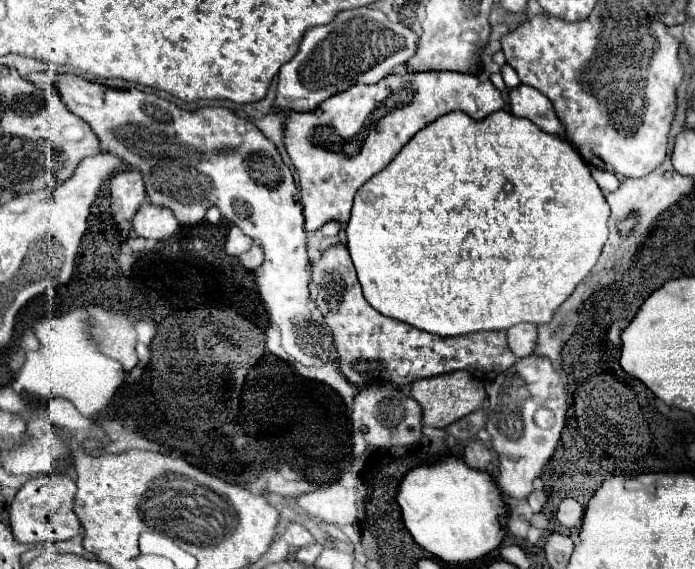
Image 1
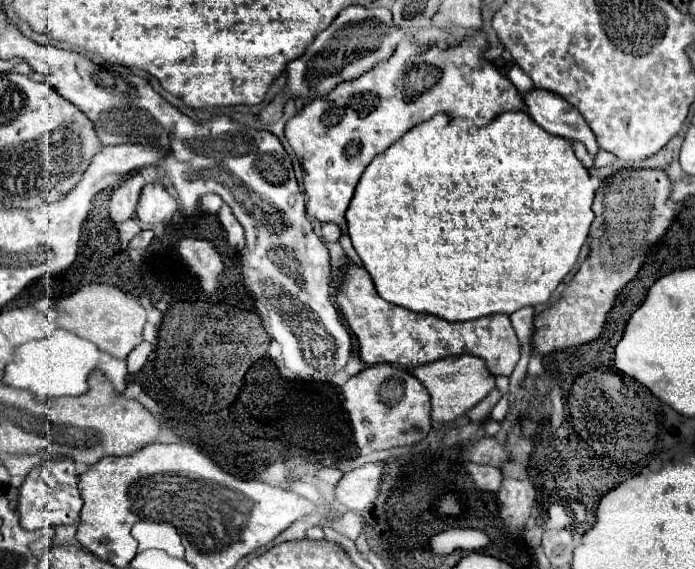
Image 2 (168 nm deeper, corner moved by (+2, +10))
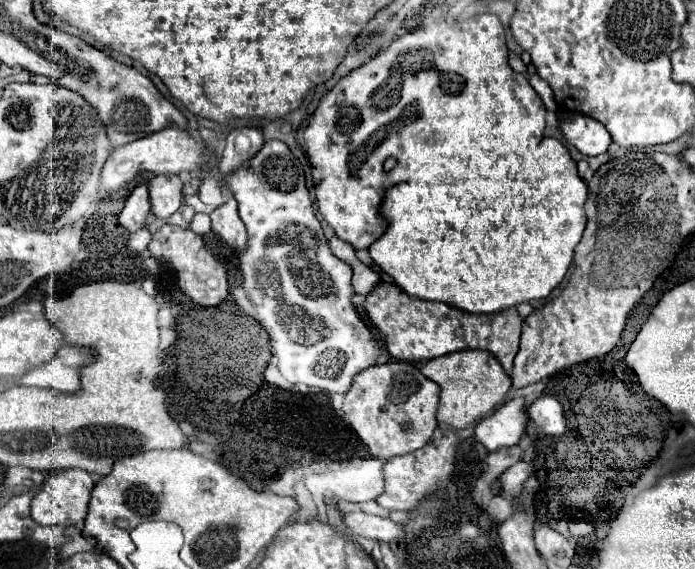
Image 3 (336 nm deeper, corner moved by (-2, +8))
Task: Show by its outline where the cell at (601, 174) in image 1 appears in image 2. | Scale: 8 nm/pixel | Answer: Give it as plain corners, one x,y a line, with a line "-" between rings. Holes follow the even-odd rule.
541,88
525,92
523,100
527,106
527,114
533,116
533,120
541,128
545,128
549,134
555,134
567,140
581,140
587,146
587,152
591,156
597,156
599,148
593,132
585,124
583,116
575,112
575,108
567,100

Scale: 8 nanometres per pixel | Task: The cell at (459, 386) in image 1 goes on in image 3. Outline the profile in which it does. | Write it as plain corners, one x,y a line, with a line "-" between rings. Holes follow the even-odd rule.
459,350
439,358
429,360
421,372
439,384
441,400
437,410
437,420
453,426
453,430
463,430
459,426
469,426
487,416
497,404
501,404
511,388
511,376
505,374
499,360
487,350

